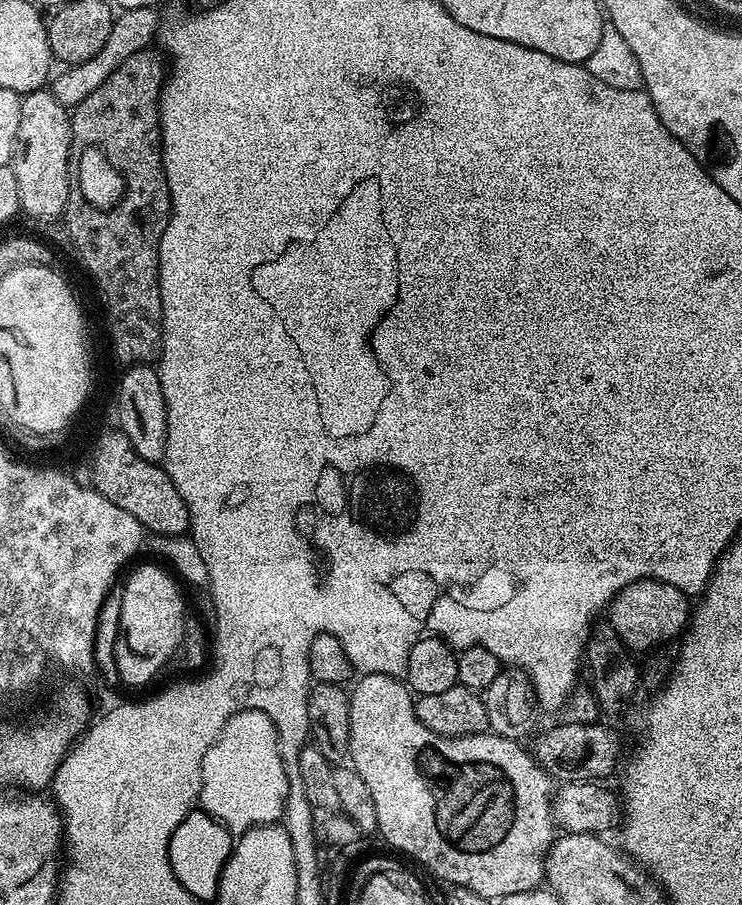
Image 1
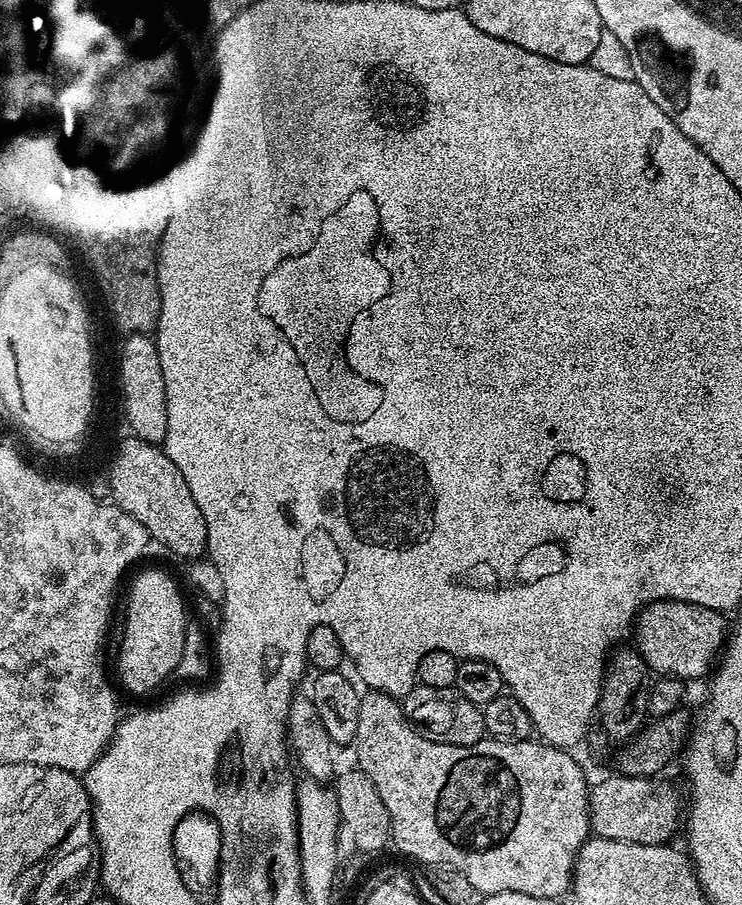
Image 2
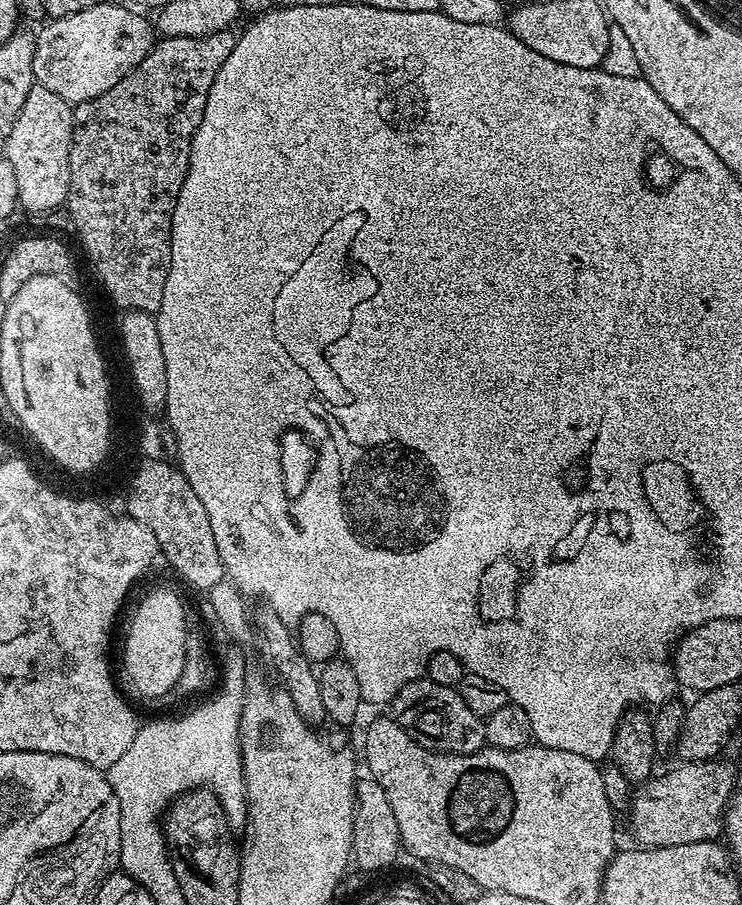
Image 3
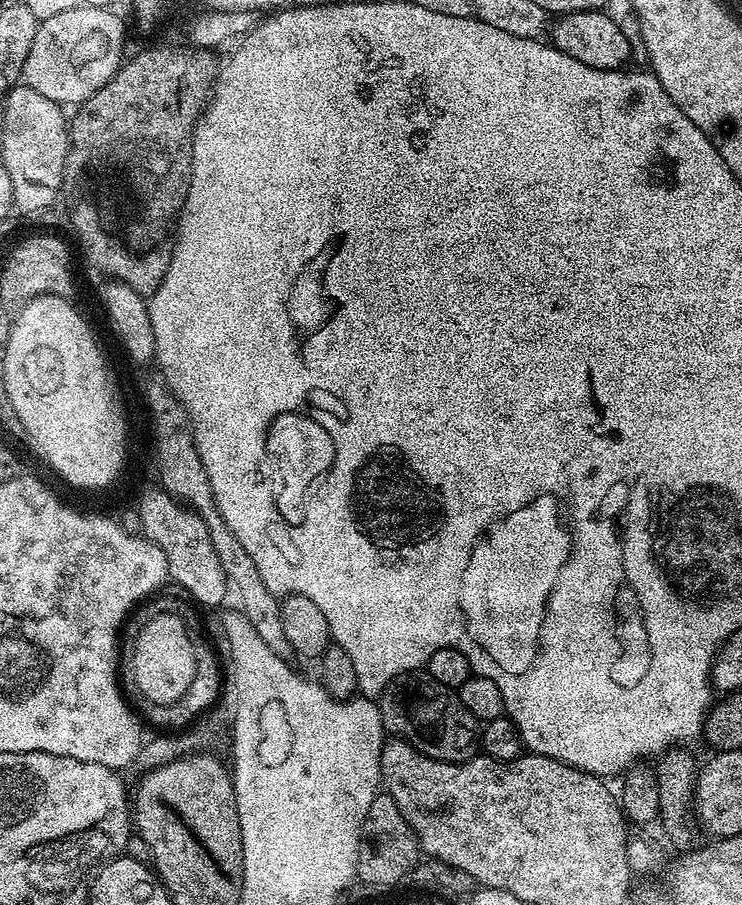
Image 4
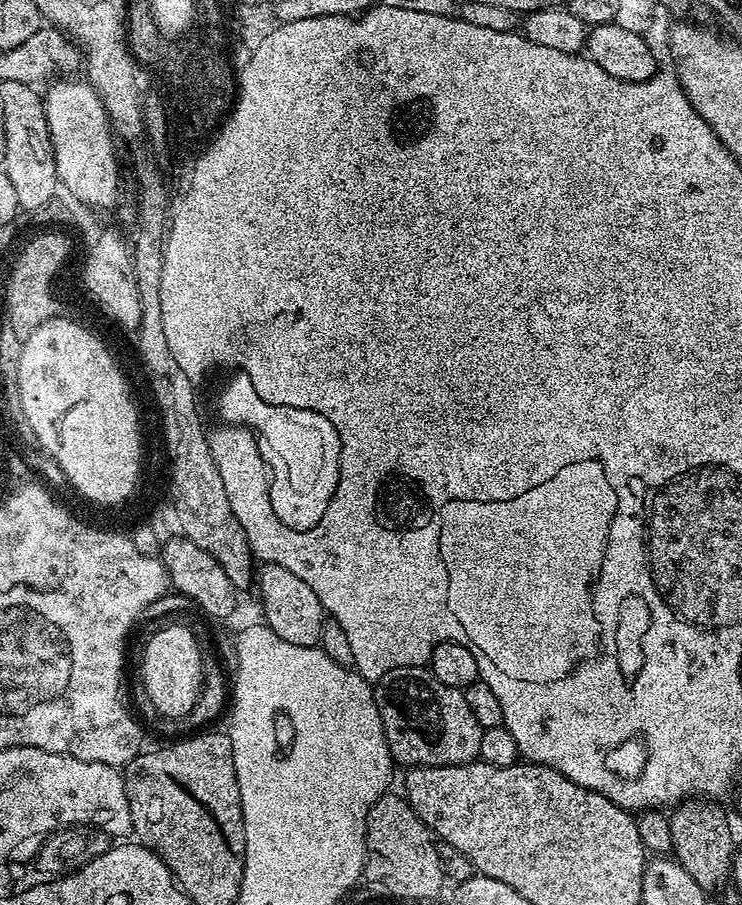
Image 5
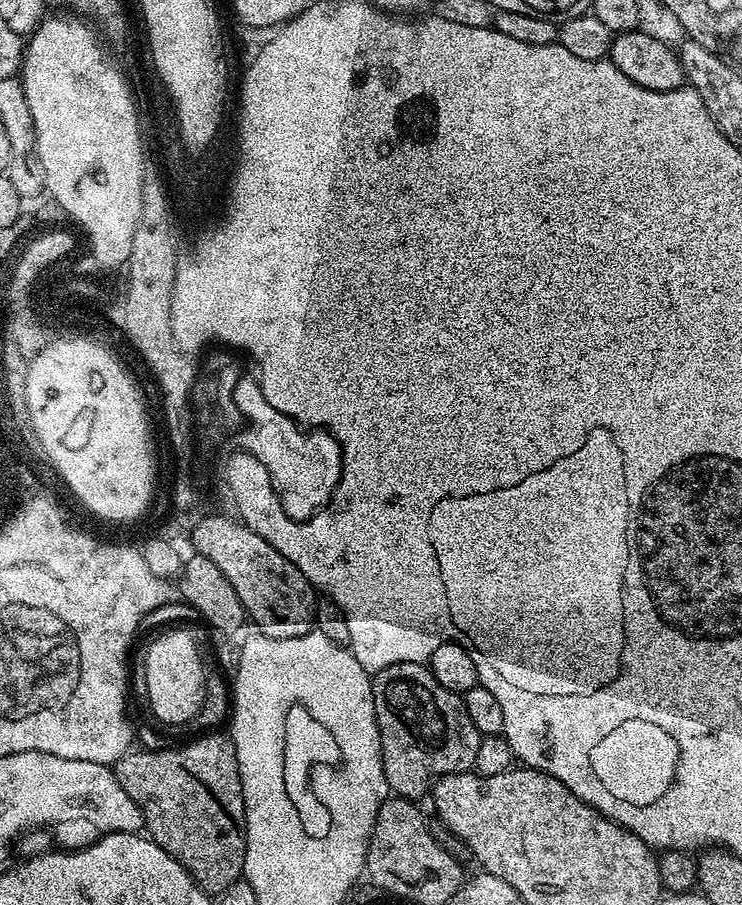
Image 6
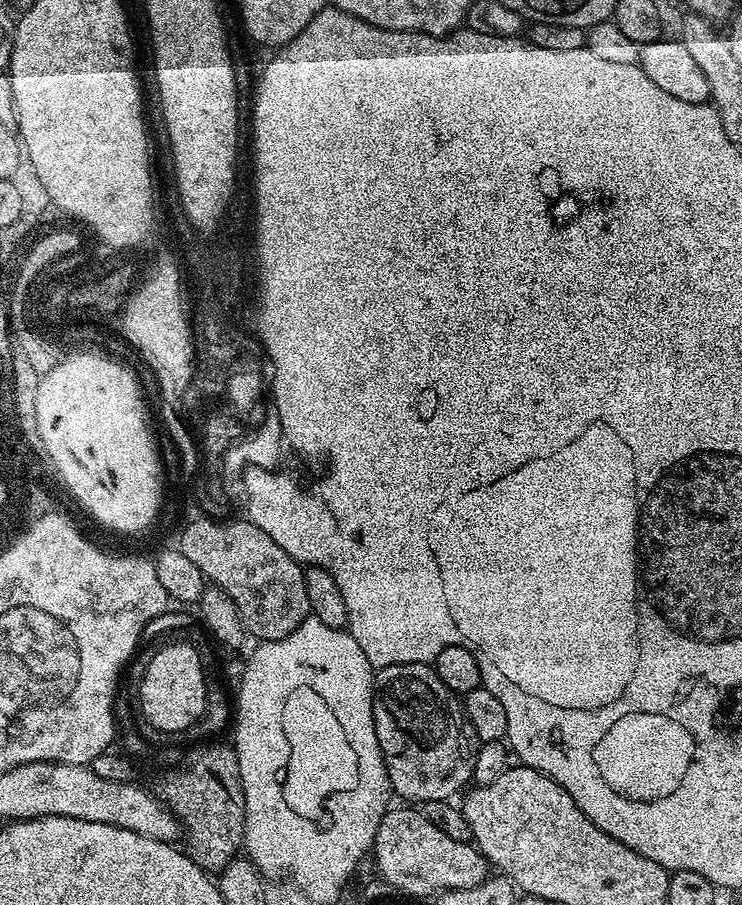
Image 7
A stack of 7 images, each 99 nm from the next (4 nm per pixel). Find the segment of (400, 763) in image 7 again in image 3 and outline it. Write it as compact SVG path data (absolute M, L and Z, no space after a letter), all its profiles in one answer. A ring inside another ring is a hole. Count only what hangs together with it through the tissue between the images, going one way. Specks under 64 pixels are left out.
M427 678L412 680L406 686L402 686L402 690L398 690L398 694L392 699L390 711L392 711L390 712L391 719L396 720L398 726L402 726L402 730L406 730L406 734L410 734L410 738L414 738L414 742L418 742L418 746L431 752L473 756L475 752L485 747L484 720L478 714L474 714L474 710L470 710L470 706L466 706L466 702L462 702L456 688L438 686L438 682Z

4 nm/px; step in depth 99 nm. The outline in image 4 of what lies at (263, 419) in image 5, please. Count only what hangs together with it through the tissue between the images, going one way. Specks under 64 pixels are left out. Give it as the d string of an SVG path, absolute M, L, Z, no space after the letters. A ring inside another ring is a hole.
M287 412L276 416L268 428L267 448L269 455L278 460L281 482L287 483L286 487L277 487L276 509L288 523L299 523L304 517L303 510L307 505L310 489L332 467L333 439L329 432L307 413Z

